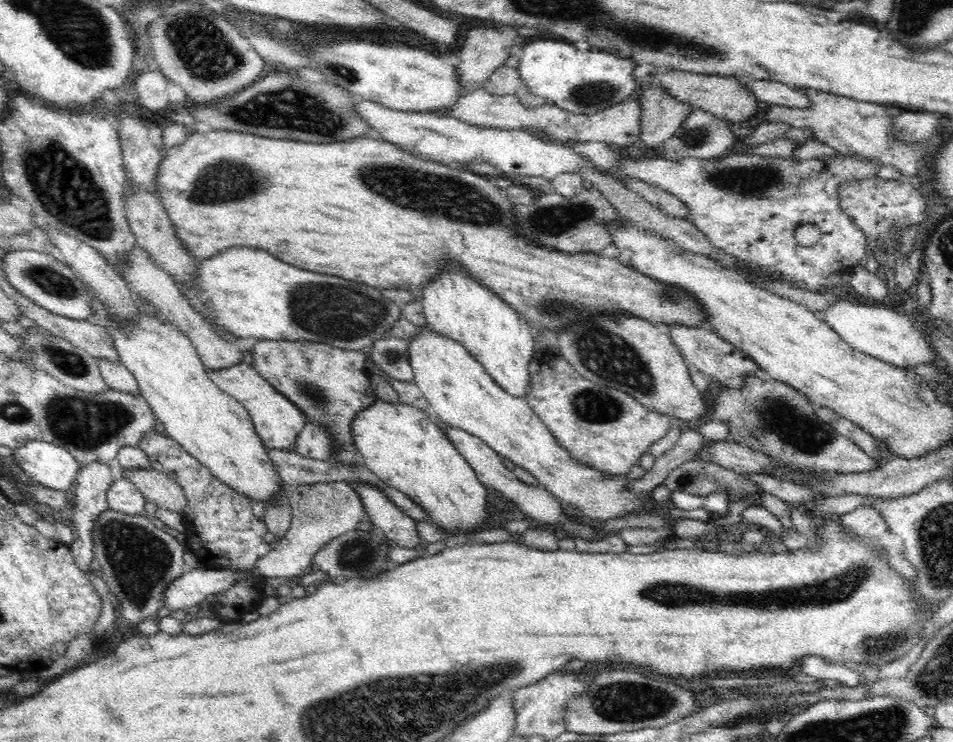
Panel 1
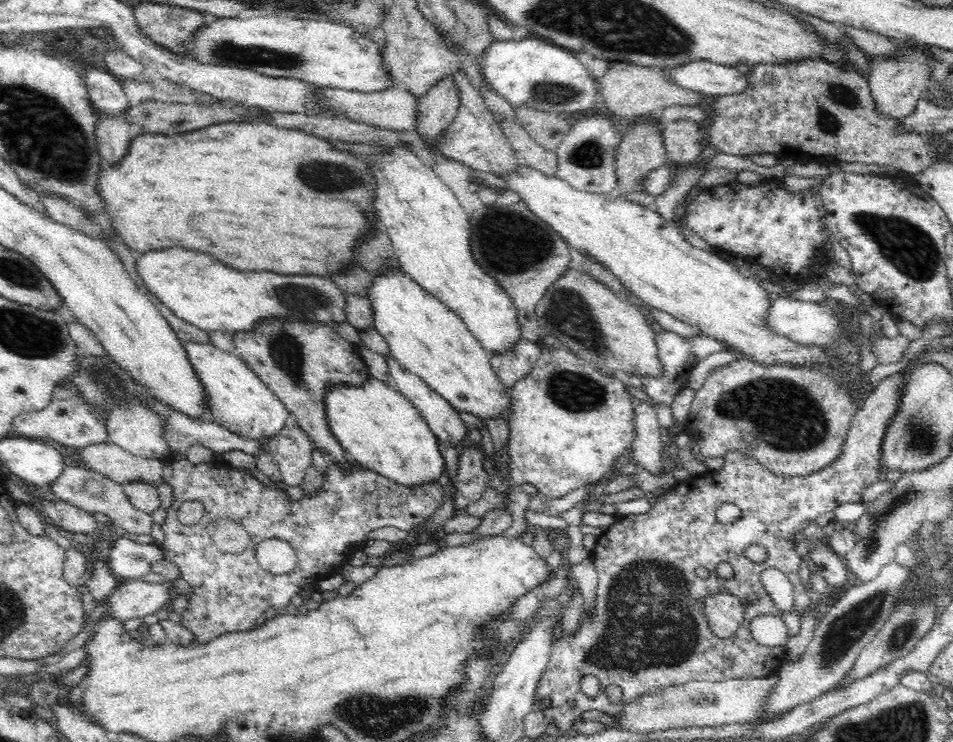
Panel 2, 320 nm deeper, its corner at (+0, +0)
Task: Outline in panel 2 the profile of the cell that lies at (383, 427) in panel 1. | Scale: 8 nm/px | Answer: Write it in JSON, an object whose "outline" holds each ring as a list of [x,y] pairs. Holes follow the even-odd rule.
{"outline":[[[370,376],[360,386],[330,385],[327,393],[324,403],[329,429],[356,464],[401,485],[424,484],[440,477],[445,461],[438,449],[439,438],[392,383]]]}

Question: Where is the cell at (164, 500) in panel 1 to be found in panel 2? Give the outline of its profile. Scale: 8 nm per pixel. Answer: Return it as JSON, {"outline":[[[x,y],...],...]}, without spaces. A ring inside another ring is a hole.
{"outline":[[[111,442],[85,446],[80,456],[88,469],[96,469],[121,485],[146,481],[157,488],[163,482],[163,459],[137,457]]]}

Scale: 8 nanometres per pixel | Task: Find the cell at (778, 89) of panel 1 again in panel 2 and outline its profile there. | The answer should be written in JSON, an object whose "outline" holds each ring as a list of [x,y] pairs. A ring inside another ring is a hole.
{"outline":[[[706,59],[666,67],[662,71],[678,86],[686,90],[694,90],[702,95],[731,95],[747,89],[745,74],[735,67]]]}

